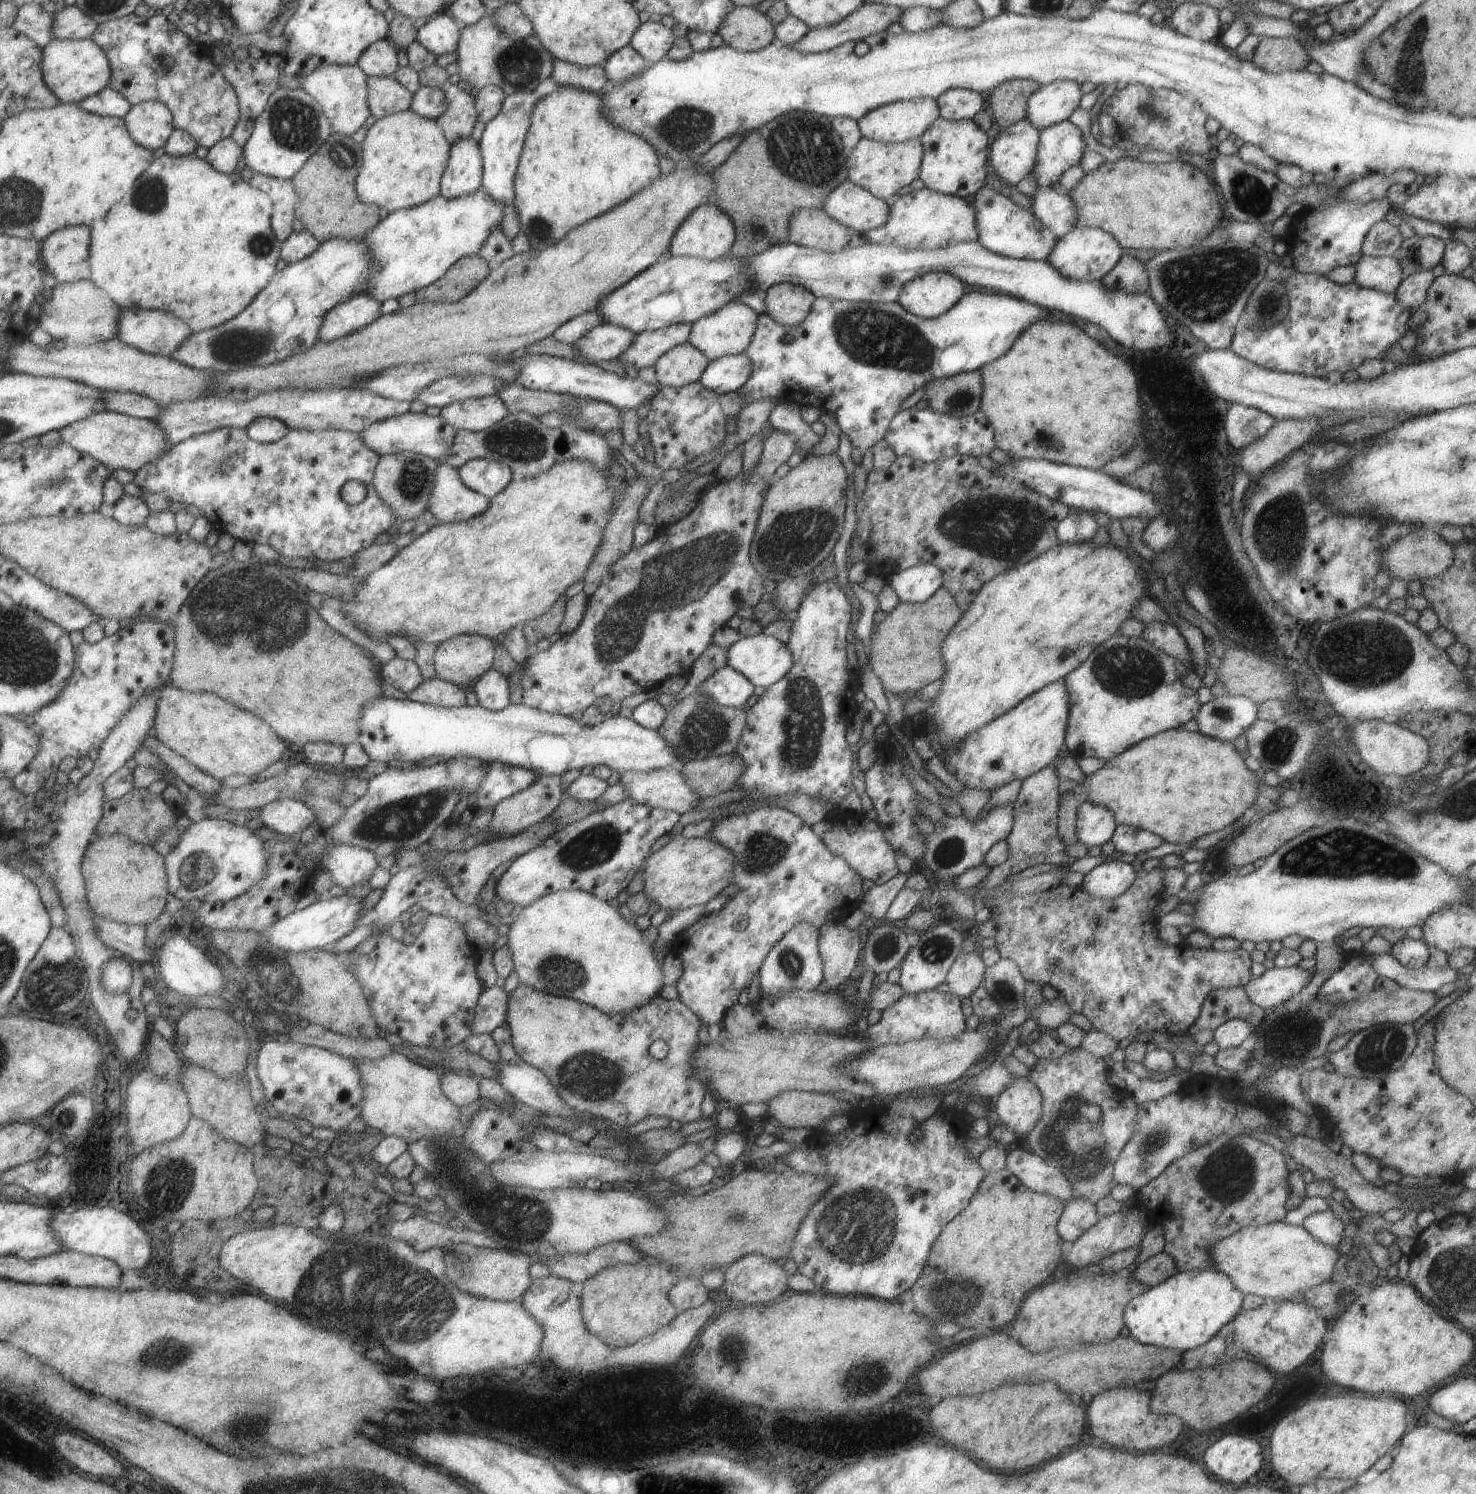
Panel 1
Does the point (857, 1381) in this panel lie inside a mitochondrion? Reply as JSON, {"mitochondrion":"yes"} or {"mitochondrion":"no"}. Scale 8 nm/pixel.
{"mitochondrion":"yes"}

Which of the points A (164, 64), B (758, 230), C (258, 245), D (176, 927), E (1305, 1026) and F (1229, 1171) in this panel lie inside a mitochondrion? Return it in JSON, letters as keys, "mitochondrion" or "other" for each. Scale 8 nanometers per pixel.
{"A":"mitochondrion","B":"other","C":"mitochondrion","D":"other","E":"mitochondrion","F":"mitochondrion"}

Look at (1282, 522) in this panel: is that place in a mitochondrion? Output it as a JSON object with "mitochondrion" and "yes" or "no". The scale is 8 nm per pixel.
{"mitochondrion":"yes"}

